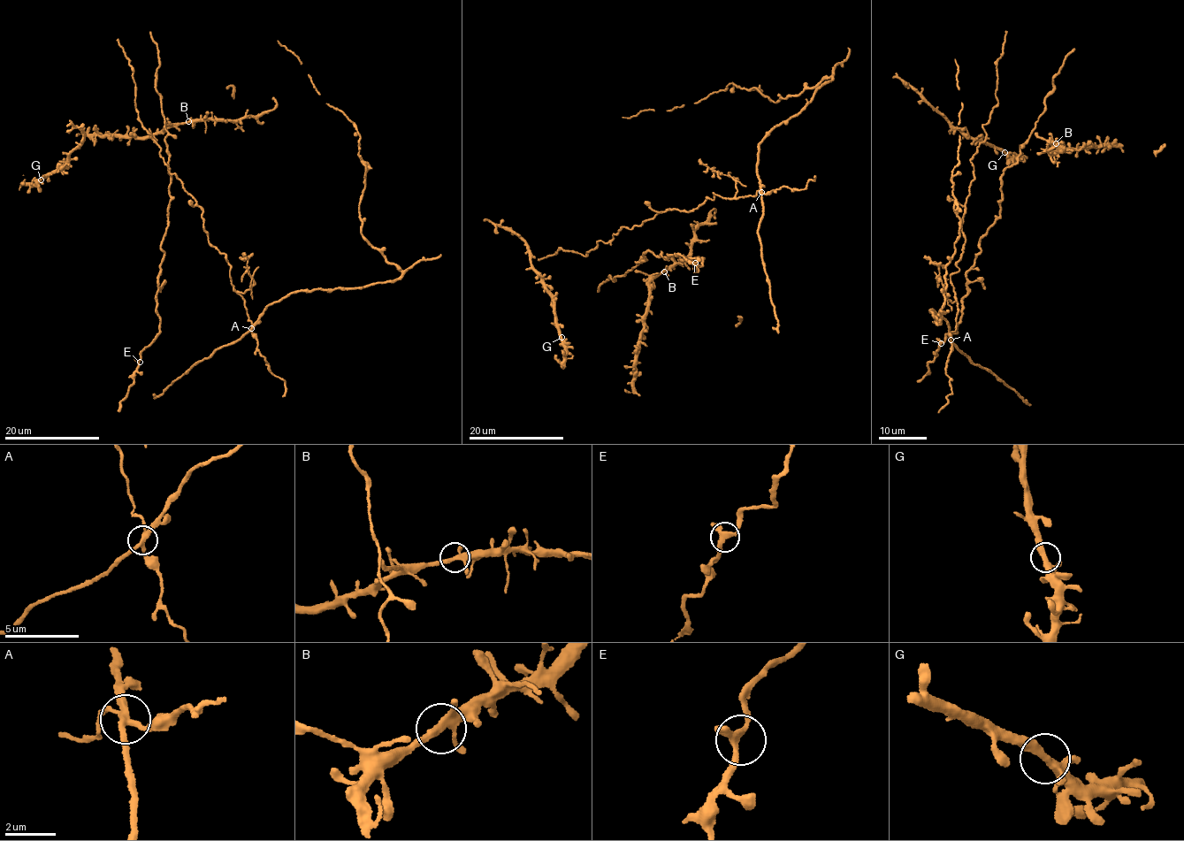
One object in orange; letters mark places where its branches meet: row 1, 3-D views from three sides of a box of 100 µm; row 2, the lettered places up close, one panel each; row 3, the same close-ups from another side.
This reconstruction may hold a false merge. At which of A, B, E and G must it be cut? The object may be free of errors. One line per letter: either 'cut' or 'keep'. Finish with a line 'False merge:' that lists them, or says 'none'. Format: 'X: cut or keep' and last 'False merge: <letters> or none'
A: cut
B: keep
E: keep
G: keep
False merge: A

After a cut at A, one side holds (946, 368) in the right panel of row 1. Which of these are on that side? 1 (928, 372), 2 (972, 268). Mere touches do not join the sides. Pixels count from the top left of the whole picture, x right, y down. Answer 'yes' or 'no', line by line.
1: no
2: no

